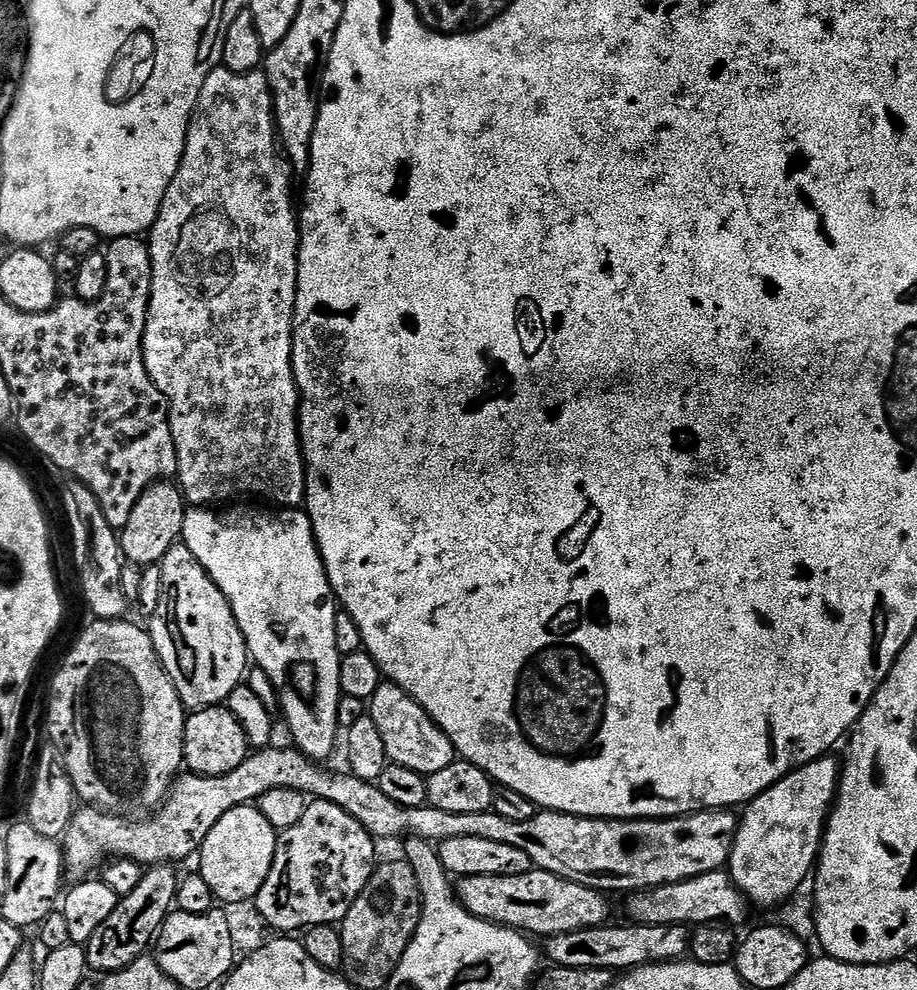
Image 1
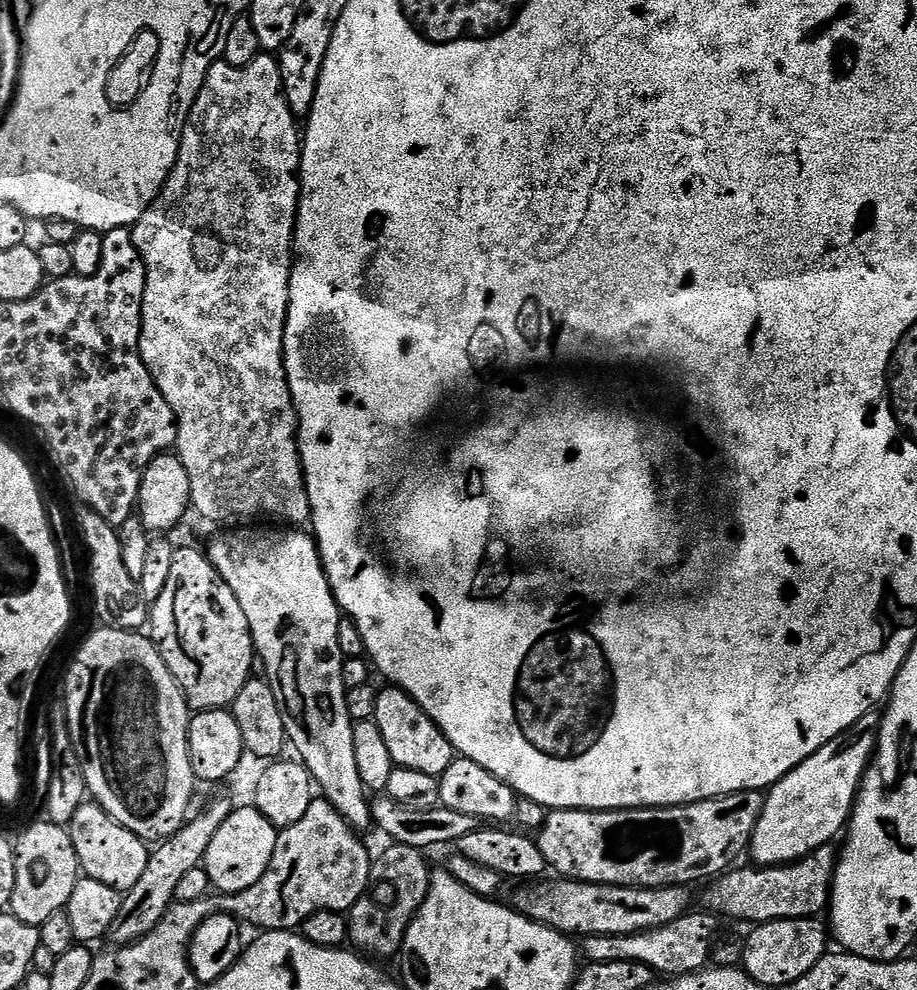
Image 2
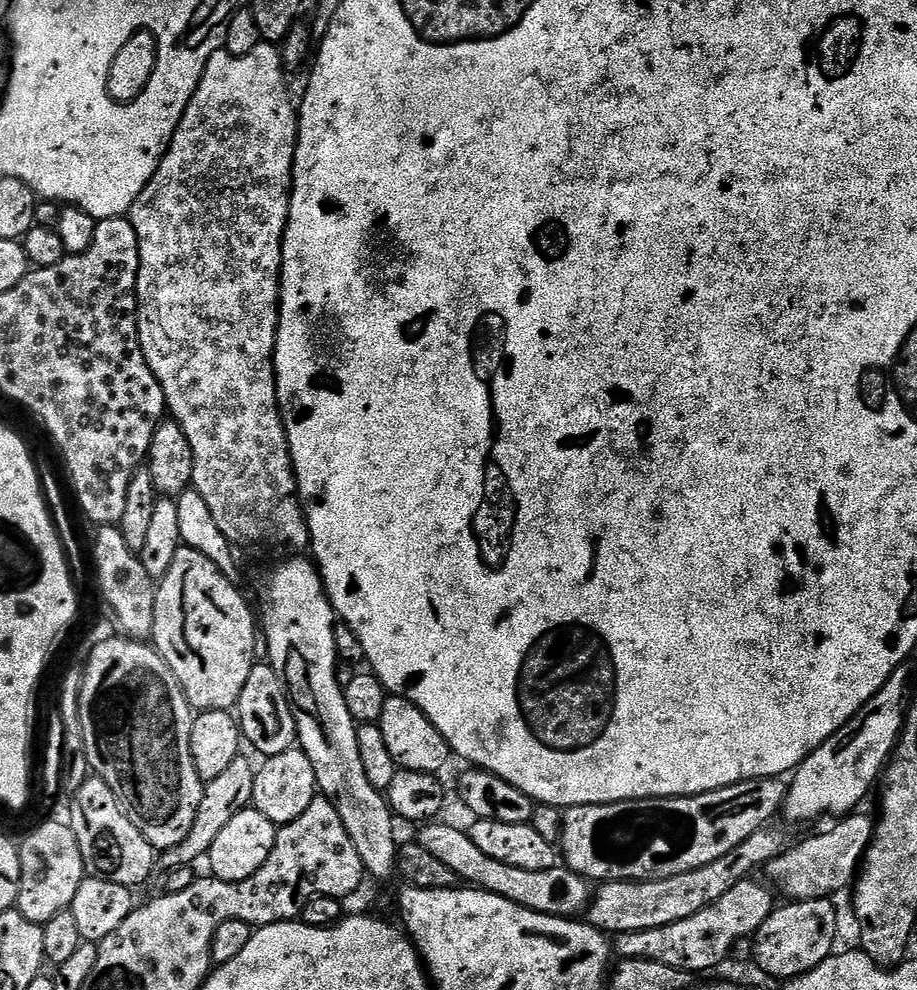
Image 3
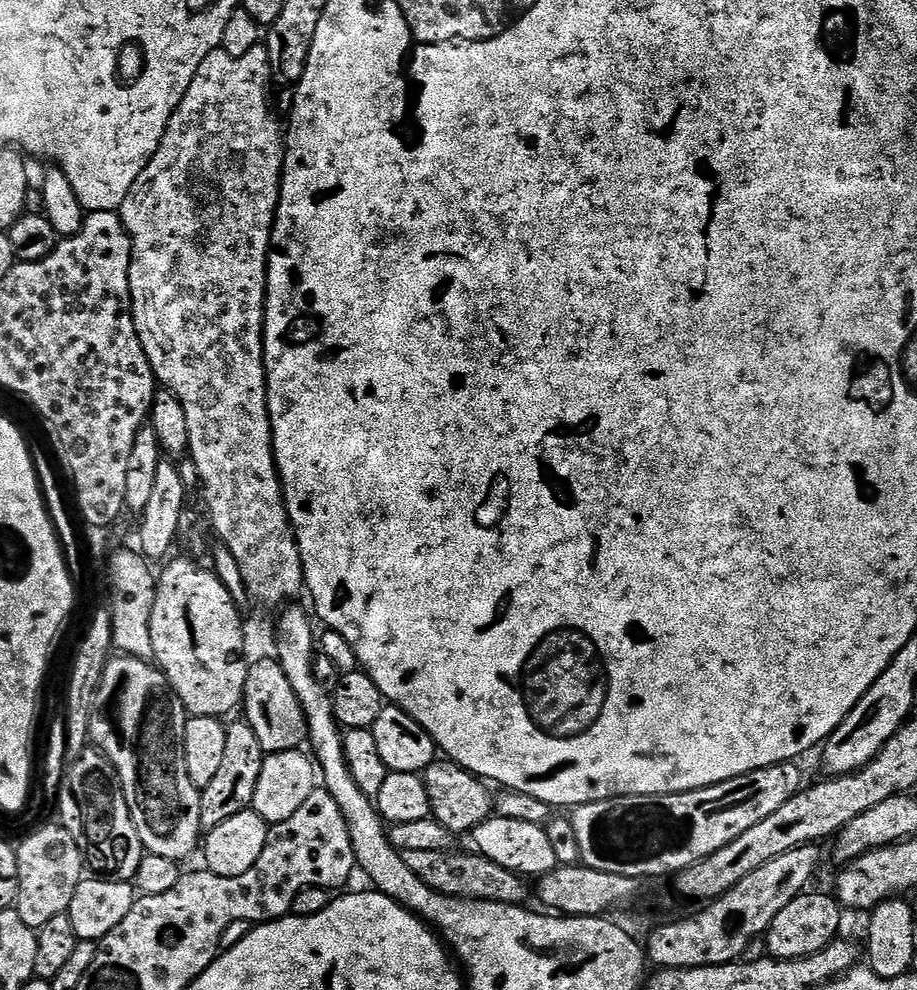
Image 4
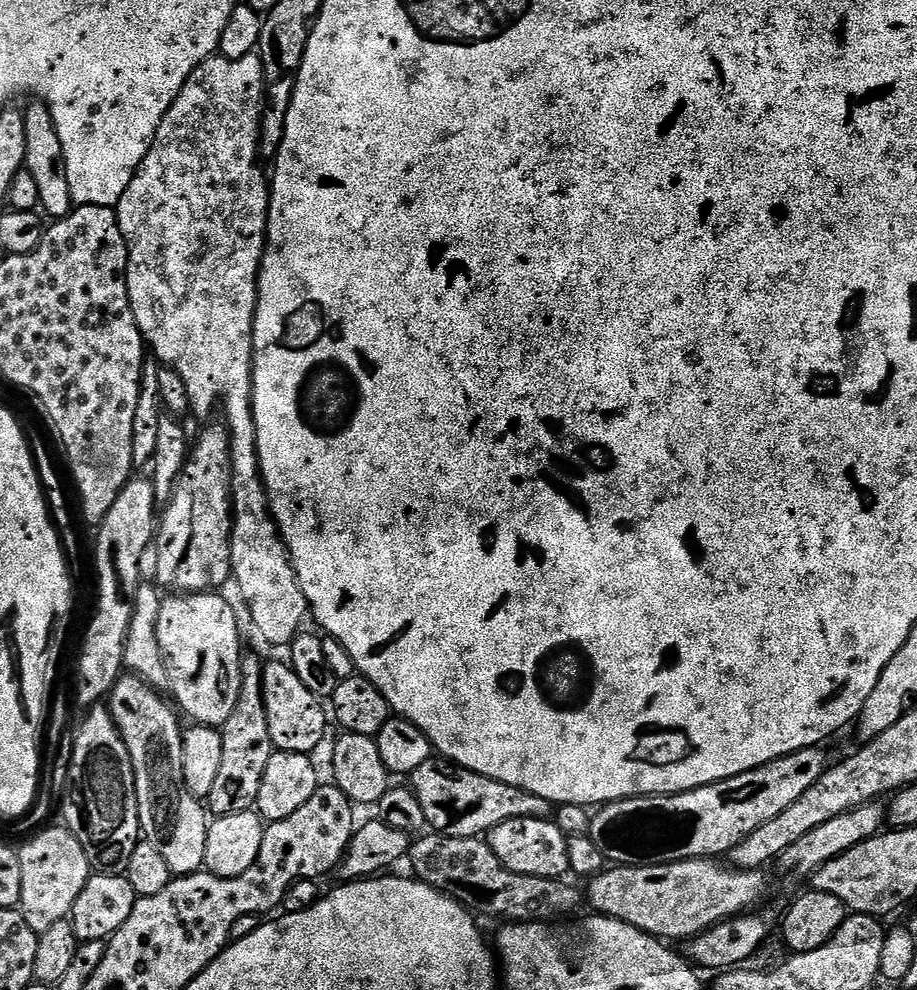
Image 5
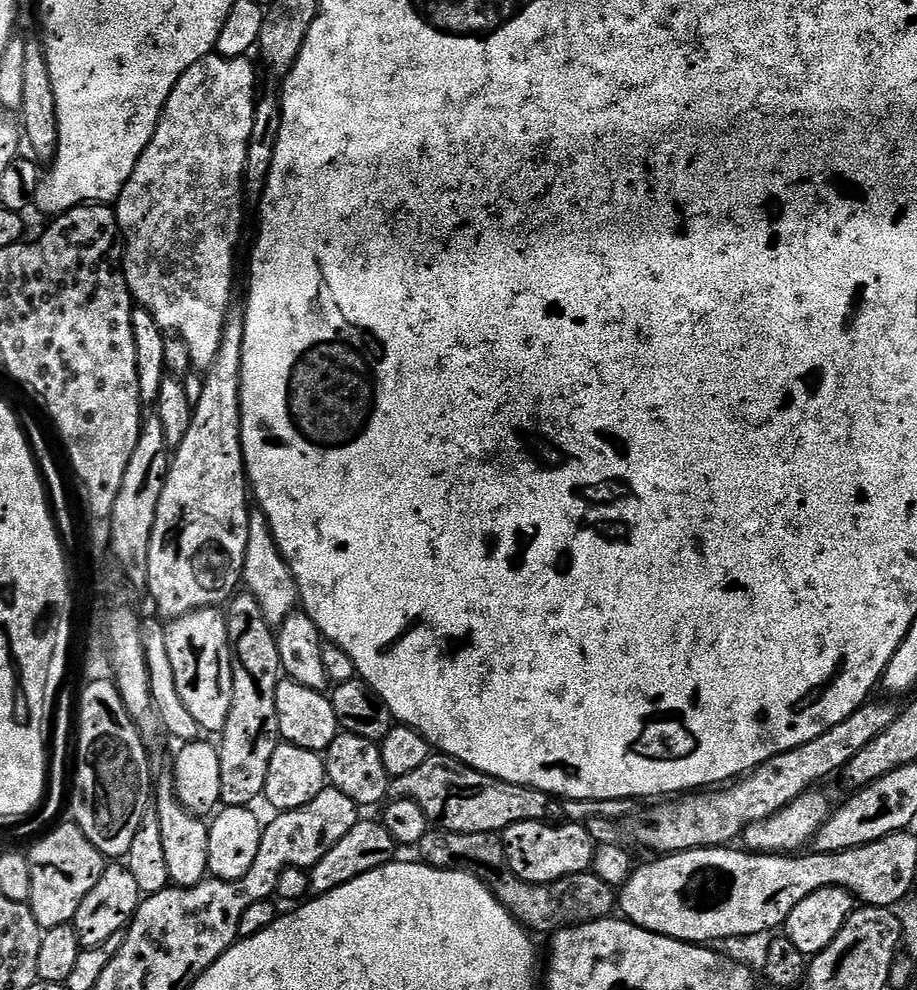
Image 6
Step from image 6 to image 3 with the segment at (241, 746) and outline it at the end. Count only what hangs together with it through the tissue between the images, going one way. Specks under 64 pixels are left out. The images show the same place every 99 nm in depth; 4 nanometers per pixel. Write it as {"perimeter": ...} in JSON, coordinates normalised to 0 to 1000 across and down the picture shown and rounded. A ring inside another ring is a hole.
{"perimeter":[[[263,762],[251,770],[251,774],[238,782],[238,786],[226,789],[222,794],[222,805],[220,810],[216,810],[216,822],[212,822],[212,834],[207,834],[207,842],[194,851],[194,855],[182,858],[173,866],[173,876],[179,879],[189,879],[197,877],[201,874],[213,874],[213,869],[221,866],[233,855],[233,846],[242,842],[243,836],[255,827],[255,822],[260,822],[265,816],[272,815],[275,811],[277,802],[277,786],[279,785],[279,776],[269,768],[269,763]]]}

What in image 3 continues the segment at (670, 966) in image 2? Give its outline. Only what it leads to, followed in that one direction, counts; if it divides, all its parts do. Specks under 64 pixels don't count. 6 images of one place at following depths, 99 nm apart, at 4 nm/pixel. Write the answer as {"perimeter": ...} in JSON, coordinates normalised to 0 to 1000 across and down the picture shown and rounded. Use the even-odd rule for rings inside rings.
{"perimeter":[[[824,887],[810,889],[800,899],[792,899],[783,911],[770,915],[770,919],[761,919],[752,927],[744,927],[744,931],[731,931],[731,935],[718,935],[713,939],[675,942],[670,949],[671,965],[682,970],[700,968],[723,972],[725,976],[739,976],[739,980],[756,984],[772,982],[797,967],[805,947],[823,946],[831,931],[842,922],[842,905],[843,898],[836,892],[828,893]]]}

